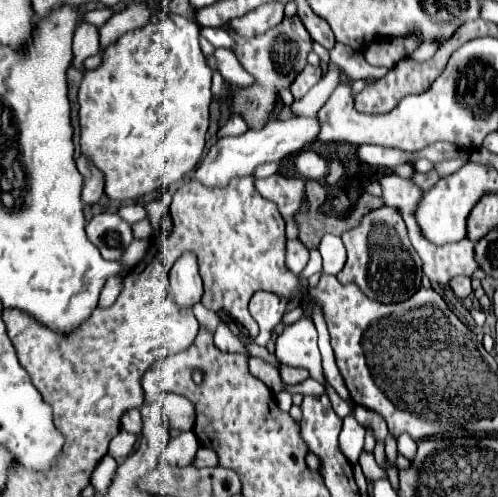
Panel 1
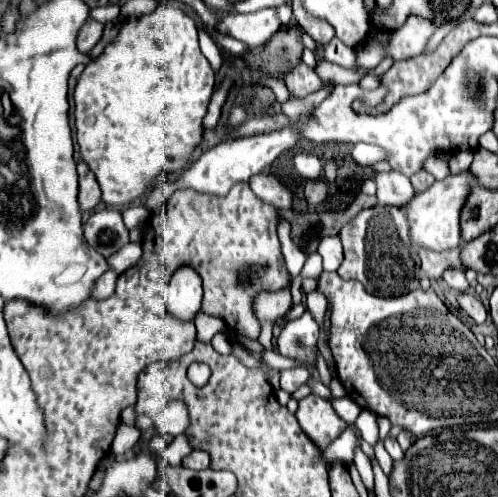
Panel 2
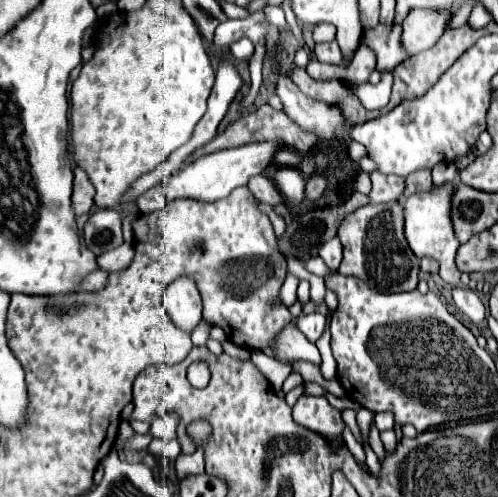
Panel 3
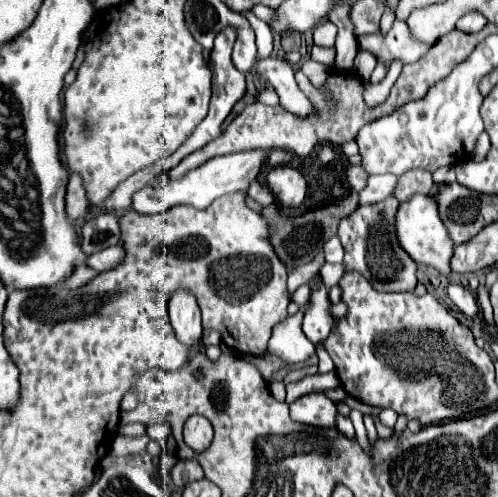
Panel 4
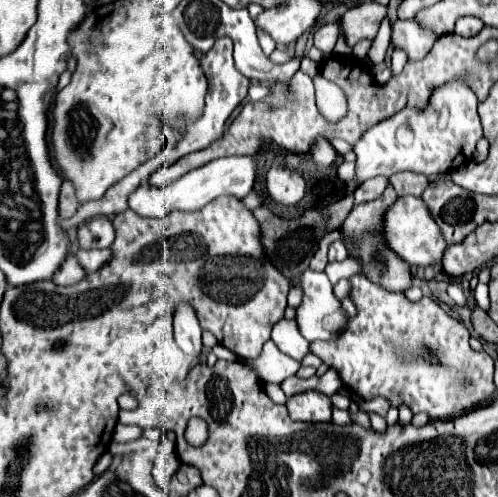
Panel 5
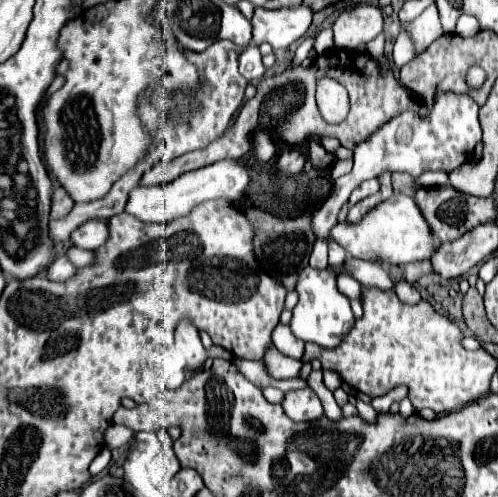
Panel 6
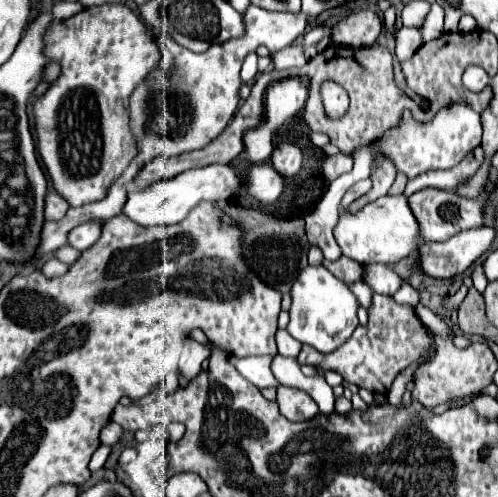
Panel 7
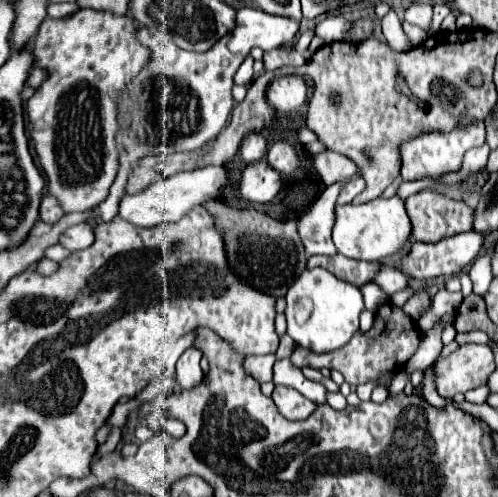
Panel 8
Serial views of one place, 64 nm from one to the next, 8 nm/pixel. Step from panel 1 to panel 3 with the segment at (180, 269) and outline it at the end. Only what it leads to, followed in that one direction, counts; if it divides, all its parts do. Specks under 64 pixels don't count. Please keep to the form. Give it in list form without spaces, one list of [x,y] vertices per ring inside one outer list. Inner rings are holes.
[[[180,276],[166,290],[166,310],[178,328],[192,332],[202,318],[202,296],[190,276]]]

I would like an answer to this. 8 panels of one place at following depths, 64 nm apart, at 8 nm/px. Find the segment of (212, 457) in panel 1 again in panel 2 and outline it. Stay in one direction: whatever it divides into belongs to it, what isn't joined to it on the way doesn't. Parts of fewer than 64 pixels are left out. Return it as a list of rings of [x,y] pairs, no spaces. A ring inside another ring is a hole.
[[[194,450],[188,458],[184,458],[182,466],[192,468],[192,470],[204,470],[210,466],[210,454],[204,450]]]

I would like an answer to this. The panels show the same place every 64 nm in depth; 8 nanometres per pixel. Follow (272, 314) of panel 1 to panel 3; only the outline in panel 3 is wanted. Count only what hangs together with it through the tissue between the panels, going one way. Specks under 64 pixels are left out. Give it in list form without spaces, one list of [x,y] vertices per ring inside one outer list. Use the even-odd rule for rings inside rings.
[[[288,274],[284,286],[280,288],[280,294],[278,294],[278,302],[282,302],[284,306],[292,306],[296,302],[296,286],[298,286],[298,280],[294,276]]]

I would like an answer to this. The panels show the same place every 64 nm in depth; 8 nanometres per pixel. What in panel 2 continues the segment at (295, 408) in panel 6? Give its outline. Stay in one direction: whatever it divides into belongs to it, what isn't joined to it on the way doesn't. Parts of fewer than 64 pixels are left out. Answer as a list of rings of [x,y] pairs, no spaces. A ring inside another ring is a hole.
[[[306,396],[298,402],[296,418],[304,434],[320,448],[326,450],[348,424],[334,412],[332,404],[318,396]]]

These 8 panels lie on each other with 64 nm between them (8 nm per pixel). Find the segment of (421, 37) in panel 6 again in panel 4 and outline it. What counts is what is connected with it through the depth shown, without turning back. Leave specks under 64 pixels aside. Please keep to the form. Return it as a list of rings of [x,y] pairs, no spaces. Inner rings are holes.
[[[396,20],[388,34],[382,34],[378,30],[373,34],[359,37],[358,50],[371,52],[378,62],[388,66],[394,60],[402,60],[402,64],[414,62],[428,50],[428,46],[420,46],[418,42],[414,42],[410,38],[408,26],[400,20]]]

